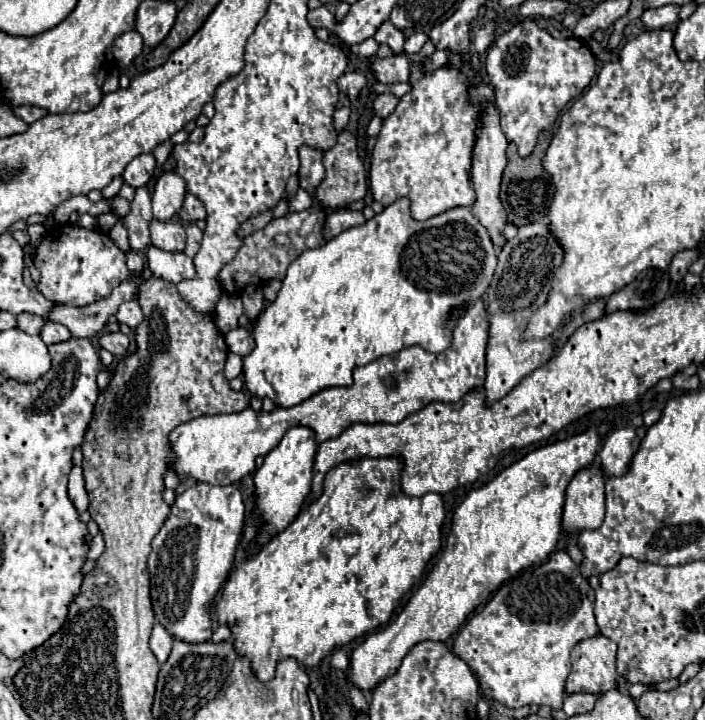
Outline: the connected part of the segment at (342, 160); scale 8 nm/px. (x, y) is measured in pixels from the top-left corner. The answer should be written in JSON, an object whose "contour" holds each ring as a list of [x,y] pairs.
{"contour":[[[342,131],[338,135],[338,143],[324,153],[324,167],[326,167],[326,175],[314,191],[314,197],[318,199],[318,203],[322,207],[336,209],[336,207],[344,207],[352,201],[364,199],[364,195],[368,191],[368,183],[366,183],[368,177],[366,177],[366,169],[364,169],[360,157],[358,157],[356,137],[350,131]]]}

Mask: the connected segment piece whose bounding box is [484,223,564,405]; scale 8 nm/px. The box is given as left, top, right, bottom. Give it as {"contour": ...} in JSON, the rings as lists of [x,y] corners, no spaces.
{"contour":[[[530,223],[518,229],[518,235],[502,247],[498,265],[488,287],[488,311],[490,311],[490,339],[486,351],[486,405],[502,399],[522,377],[544,365],[556,351],[552,337],[538,341],[520,341],[522,331],[528,325],[530,315],[546,301],[550,281],[562,263],[562,247],[550,235],[546,223]]]}

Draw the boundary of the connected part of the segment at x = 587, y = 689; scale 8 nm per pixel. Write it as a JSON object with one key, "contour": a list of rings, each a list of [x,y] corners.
{"contour":[[[604,635],[580,641],[572,649],[572,671],[566,679],[566,695],[606,693],[618,687],[616,643]]]}

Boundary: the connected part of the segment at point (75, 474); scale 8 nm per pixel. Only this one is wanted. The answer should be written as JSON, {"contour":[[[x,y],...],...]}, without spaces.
{"contour":[[[74,465],[70,471],[68,495],[70,495],[78,513],[84,513],[88,509],[88,495],[86,495],[86,487],[84,487],[84,471],[80,465]]]}

